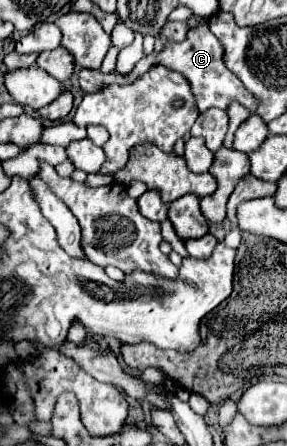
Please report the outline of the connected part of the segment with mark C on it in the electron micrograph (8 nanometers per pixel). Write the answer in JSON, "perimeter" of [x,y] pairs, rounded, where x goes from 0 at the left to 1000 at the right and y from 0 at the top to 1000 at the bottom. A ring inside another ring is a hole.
{"perimeter":[[[721,54],[686,63],[686,72],[659,72],[638,94],[575,99],[568,117],[547,126],[547,143],[589,148],[596,157],[617,157],[617,161],[645,166],[645,175],[659,179],[666,202],[679,211],[686,242],[700,251],[721,247],[721,242],[742,242],[742,238],[770,242],[770,247],[791,247],[798,224],[840,229],[875,251],[889,251],[889,242],[895,242],[895,224],[882,224],[882,215],[868,215],[868,206],[854,206],[854,197],[833,184],[833,175],[805,157],[784,152],[770,96],[756,94],[756,85],[728,72]]]}

